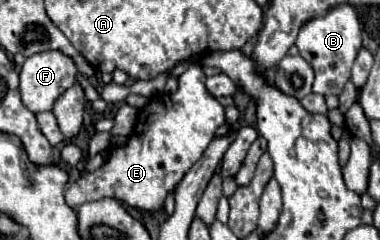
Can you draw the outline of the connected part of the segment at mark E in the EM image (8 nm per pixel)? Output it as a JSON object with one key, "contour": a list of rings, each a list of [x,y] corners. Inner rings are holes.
{"contour":[[[191,65],[179,77],[179,89],[175,93],[163,95],[157,101],[151,101],[141,111],[139,121],[127,141],[109,149],[105,163],[97,171],[77,179],[65,191],[67,205],[75,209],[87,201],[113,197],[143,211],[163,209],[167,195],[175,191],[191,165],[201,159],[203,151],[215,135],[215,129],[223,123],[223,105],[205,89],[205,75],[201,67]]]}

